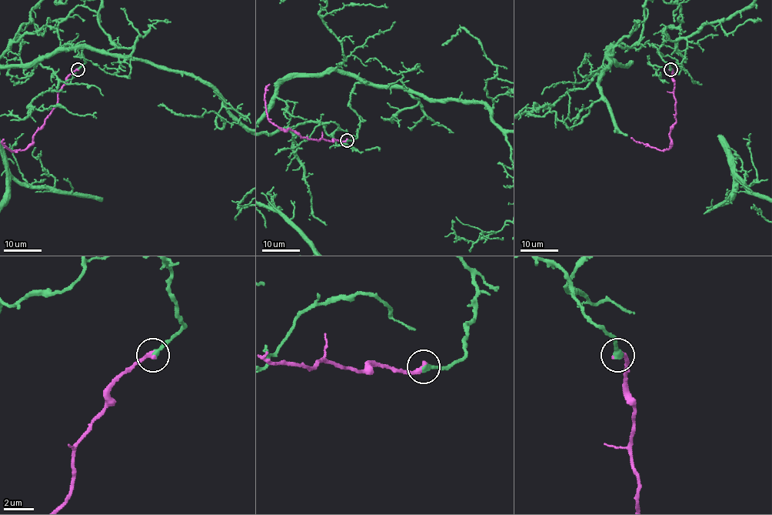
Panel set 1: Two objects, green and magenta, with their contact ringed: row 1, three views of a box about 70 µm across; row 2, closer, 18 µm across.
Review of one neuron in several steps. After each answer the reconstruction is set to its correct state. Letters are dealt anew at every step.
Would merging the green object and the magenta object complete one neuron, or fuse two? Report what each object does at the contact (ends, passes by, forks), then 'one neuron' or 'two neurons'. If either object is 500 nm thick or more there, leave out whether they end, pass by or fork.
green ends | magenta ends | one neuron

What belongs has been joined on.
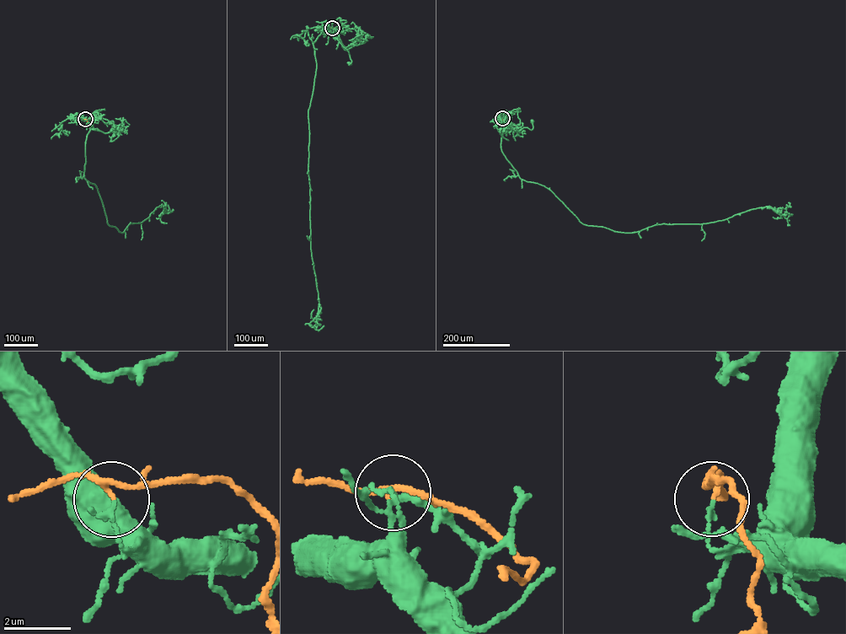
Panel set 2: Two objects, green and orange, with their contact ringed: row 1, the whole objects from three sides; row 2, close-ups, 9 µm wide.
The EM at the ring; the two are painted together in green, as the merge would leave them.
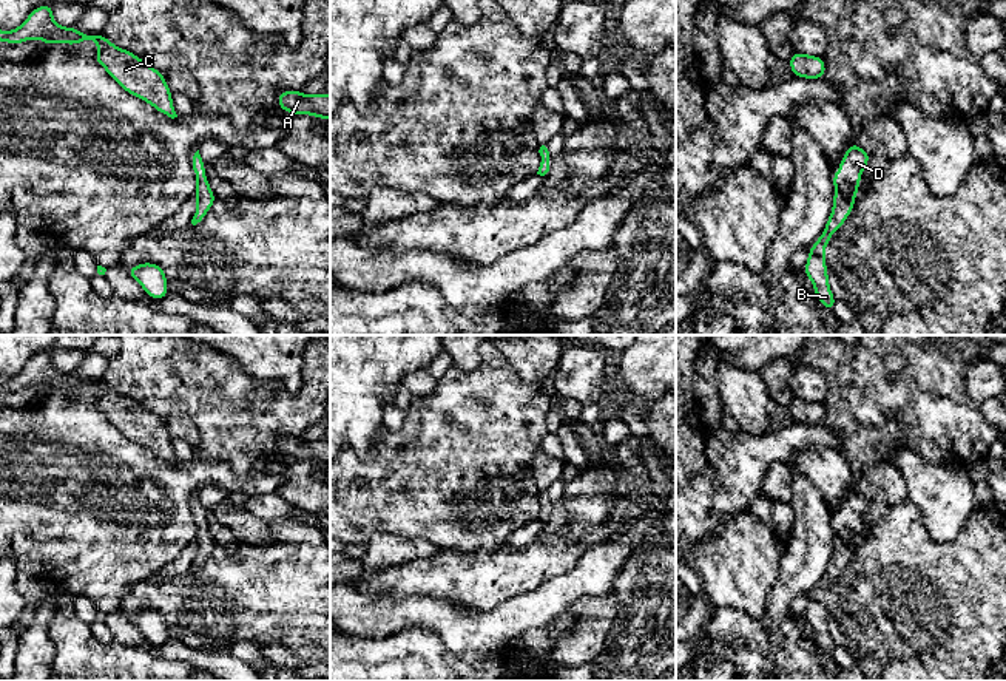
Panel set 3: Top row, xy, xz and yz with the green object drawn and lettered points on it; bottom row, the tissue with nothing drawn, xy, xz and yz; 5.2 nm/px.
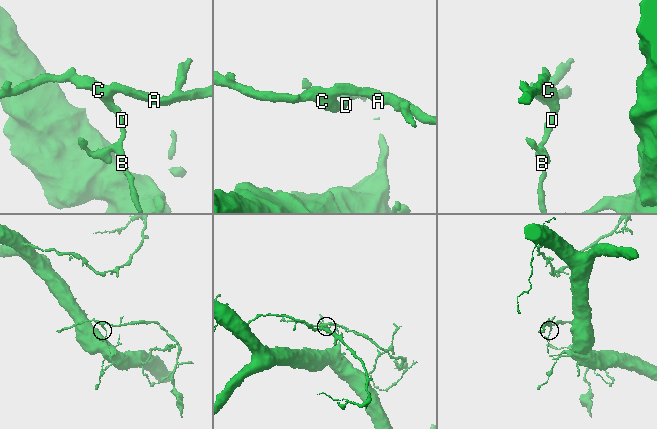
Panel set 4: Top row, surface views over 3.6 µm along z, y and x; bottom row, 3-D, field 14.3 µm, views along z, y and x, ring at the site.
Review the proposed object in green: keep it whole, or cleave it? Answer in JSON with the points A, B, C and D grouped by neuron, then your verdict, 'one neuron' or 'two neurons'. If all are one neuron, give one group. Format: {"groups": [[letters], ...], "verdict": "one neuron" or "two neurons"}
{"groups": [["A", "B", "C", "D"]], "verdict": "one neuron"}

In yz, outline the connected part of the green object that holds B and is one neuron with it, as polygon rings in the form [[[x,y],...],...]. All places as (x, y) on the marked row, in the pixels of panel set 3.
[[[856,141],[846,150],[839,170],[832,176],[835,184],[833,210],[824,232],[810,247],[809,259],[804,267],[804,273],[813,283],[815,295],[829,312],[833,312],[836,298],[829,287],[824,252],[832,235],[846,222],[855,205],[855,195],[859,190],[861,174],[870,158],[867,151],[858,147]]]

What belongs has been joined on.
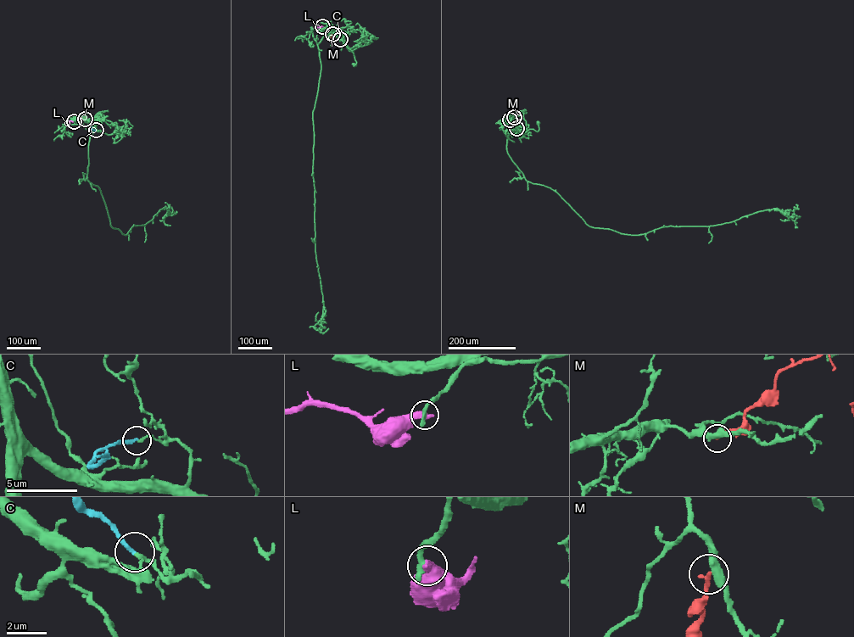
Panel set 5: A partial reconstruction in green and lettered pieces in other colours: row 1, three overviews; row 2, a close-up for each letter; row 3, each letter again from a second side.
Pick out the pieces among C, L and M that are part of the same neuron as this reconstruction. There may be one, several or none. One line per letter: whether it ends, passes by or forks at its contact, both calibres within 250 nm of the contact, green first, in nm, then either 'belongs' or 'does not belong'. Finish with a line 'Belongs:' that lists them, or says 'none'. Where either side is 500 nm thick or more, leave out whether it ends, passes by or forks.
C: it ends | 190/200 nm | does not belong
L: it ends | 340/460 nm | does not belong
M: it ends | 440/240 nm | does not belong
Belongs: none

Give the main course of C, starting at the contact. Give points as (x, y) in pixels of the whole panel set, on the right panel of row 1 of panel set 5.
C: (516, 129), (503, 126)

